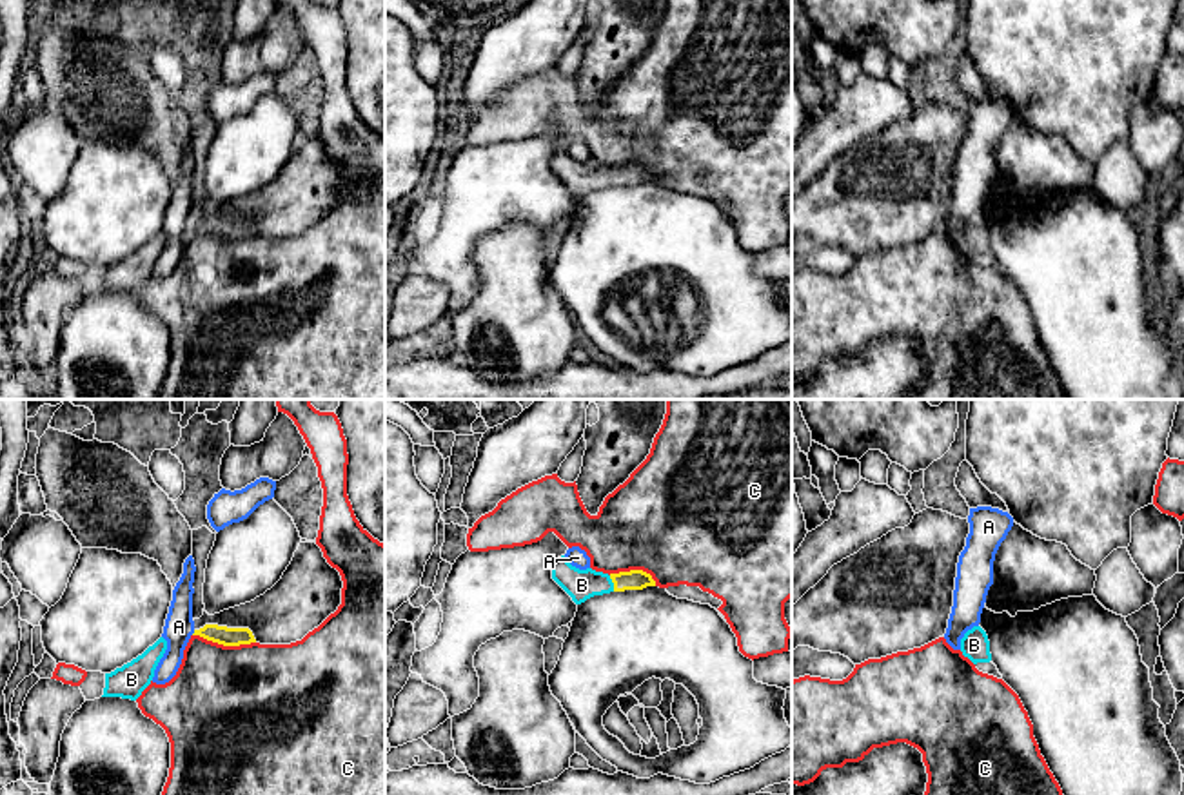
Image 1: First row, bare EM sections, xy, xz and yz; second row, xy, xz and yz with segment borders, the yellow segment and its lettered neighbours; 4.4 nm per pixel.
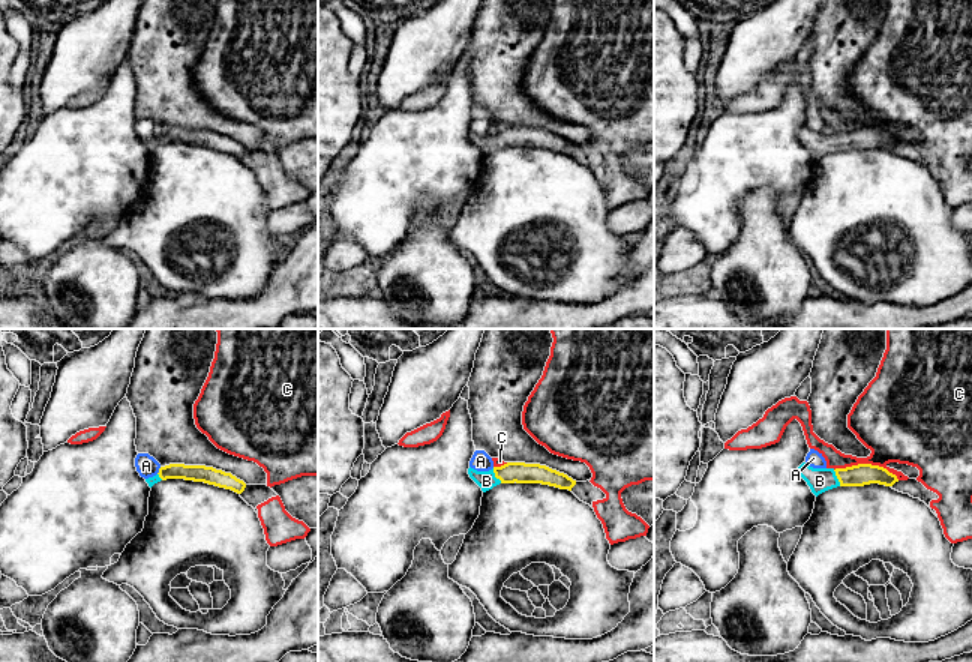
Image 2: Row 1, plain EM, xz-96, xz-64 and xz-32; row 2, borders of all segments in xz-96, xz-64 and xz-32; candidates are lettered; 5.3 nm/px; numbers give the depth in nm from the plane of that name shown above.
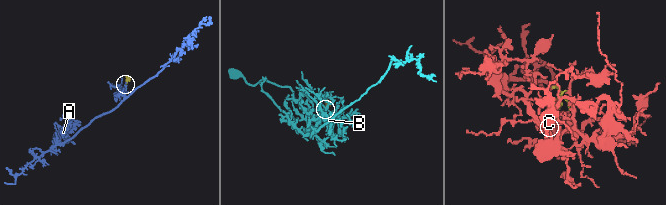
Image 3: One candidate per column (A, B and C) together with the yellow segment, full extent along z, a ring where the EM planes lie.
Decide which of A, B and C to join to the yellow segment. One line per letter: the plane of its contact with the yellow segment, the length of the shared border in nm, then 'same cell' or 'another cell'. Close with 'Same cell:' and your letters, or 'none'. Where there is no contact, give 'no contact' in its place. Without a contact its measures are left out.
A: meets yellow in xy; contact 30 nm long; another cell
B: meets yellow in xz; contact 80 nm long; same cell
C: meets yellow in xy; contact 280 nm long; another cell
Same cell: B

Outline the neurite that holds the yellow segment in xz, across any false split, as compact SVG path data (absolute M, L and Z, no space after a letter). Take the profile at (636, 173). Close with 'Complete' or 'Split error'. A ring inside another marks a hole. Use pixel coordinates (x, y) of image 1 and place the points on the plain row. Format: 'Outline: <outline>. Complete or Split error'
Outline: M565 149L552 156L552 172L572 191L576 198L581 198L594 189L656 180L652 169L643 163L608 169L592 162L579 163L572 160Z. Split error

